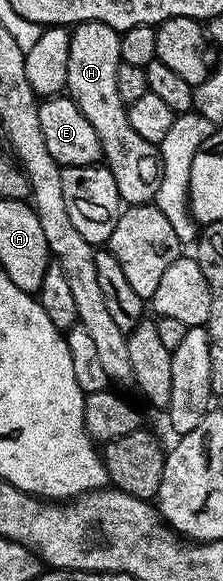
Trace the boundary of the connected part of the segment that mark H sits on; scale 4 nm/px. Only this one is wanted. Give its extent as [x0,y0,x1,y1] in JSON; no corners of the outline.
[66,22,162,205]

